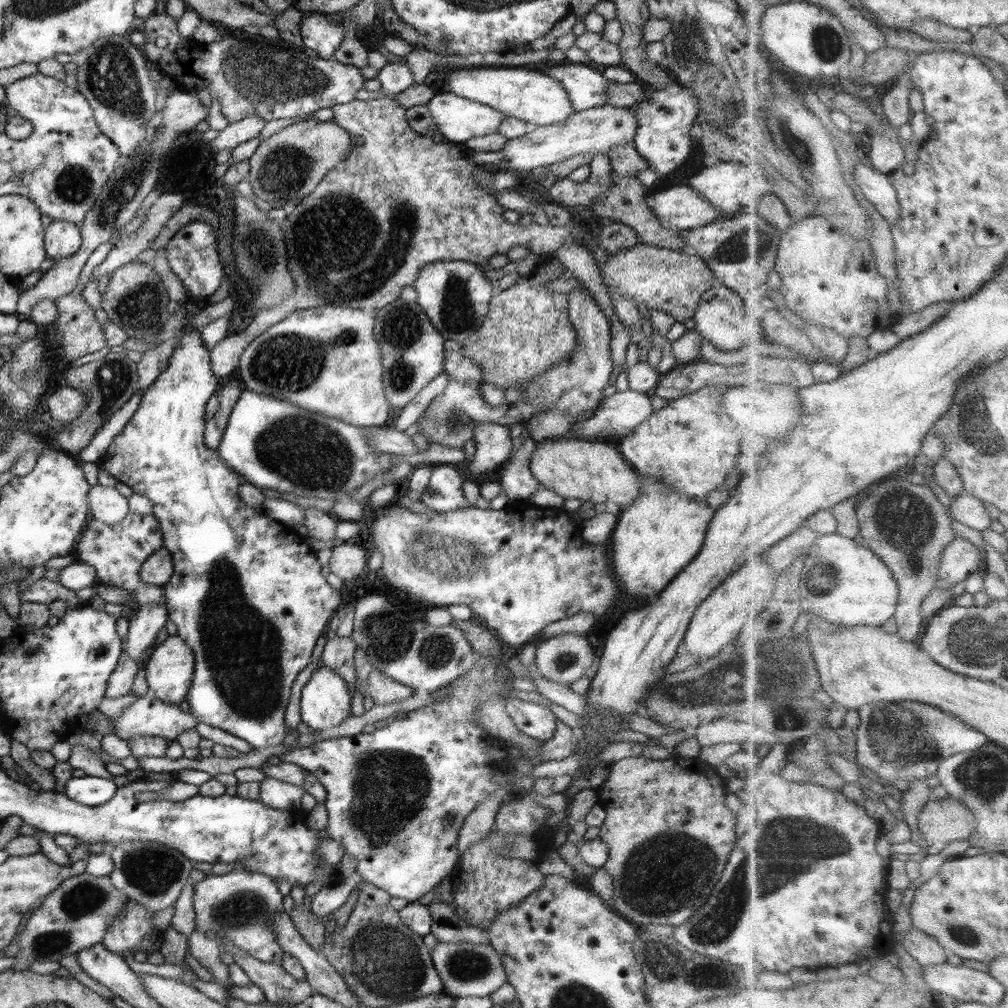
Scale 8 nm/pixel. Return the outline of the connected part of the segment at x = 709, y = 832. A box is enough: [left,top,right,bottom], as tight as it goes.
[596,756,745,927]

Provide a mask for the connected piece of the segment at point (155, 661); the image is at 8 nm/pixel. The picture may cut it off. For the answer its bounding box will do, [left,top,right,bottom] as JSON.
[146,636,194,705]

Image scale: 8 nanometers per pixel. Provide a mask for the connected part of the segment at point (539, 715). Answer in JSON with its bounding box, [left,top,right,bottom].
[505,697,557,742]

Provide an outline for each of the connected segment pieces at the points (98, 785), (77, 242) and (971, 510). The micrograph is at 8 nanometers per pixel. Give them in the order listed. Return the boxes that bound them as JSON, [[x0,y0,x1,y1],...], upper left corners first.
[[64,775,117,807],[45,220,82,262],[951,489,994,532]]

